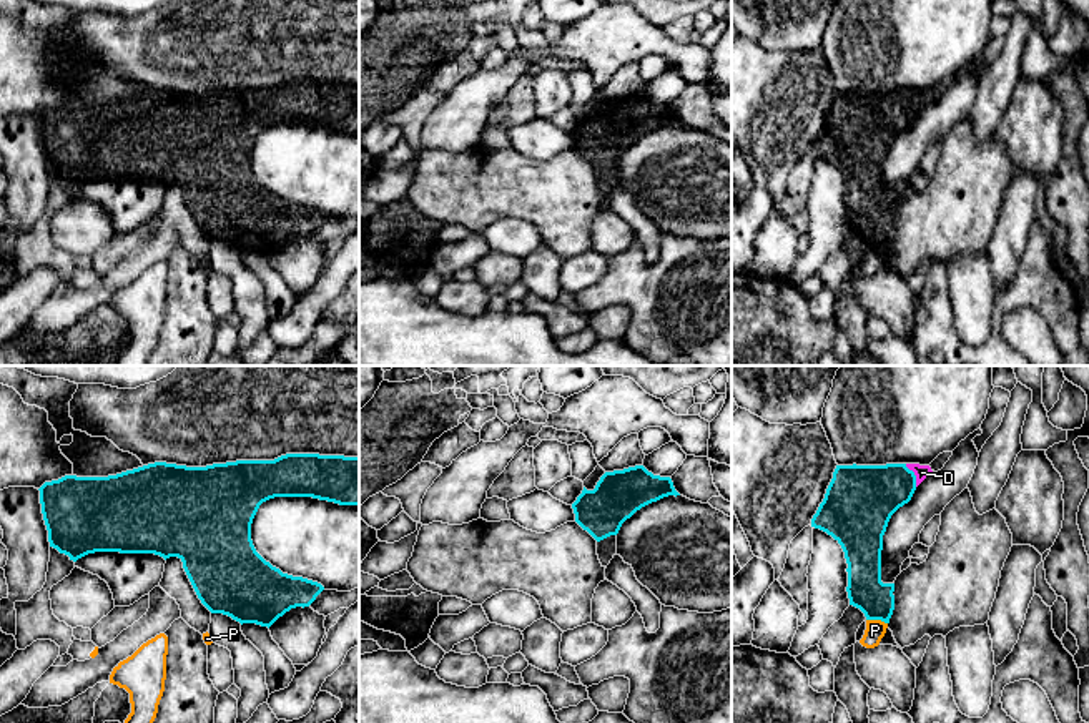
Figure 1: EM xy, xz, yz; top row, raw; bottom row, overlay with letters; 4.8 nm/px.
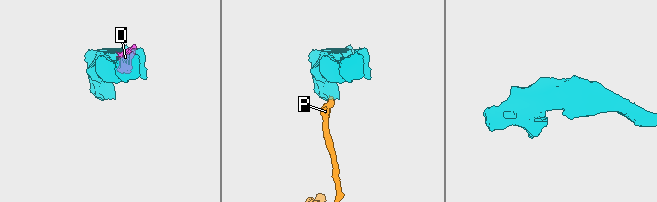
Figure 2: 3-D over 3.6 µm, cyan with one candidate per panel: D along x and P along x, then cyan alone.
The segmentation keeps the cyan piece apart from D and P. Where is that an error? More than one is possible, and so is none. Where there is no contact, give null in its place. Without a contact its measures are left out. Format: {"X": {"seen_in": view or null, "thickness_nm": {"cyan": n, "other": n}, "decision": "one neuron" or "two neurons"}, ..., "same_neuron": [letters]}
{"D": {"seen_in": "yz", "thickness_nm": {"cyan": 300, "other": 70}, "decision": "one neuron"}, "P": {"seen_in": "yz", "thickness_nm": {"cyan": 180, "other": 100}, "decision": "two neurons"}, "same_neuron": ["D"]}

